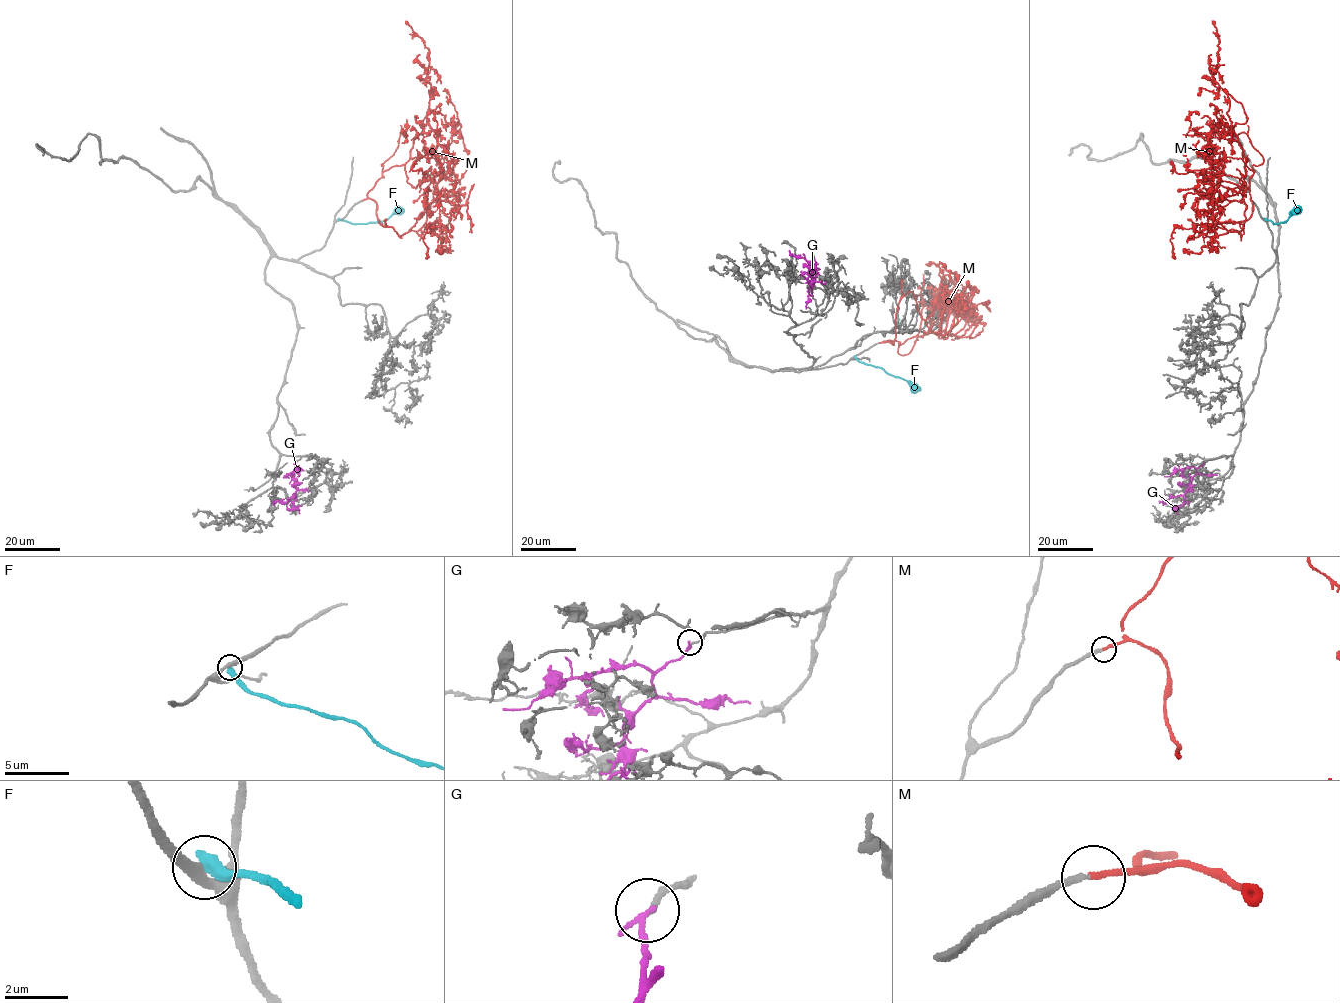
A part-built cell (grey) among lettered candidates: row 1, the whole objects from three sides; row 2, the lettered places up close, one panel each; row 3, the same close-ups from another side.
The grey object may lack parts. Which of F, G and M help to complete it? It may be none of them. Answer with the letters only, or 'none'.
M

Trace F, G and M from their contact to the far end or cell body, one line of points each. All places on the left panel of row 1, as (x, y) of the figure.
F: (338, 219), (367, 224), (386, 220), (404, 209)
G: (295, 462), (293, 477), (297, 490), (295, 496), (286, 501), (273, 503)
M: (363, 200), (375, 202), (379, 223), (391, 227), (399, 236), (423, 225), (452, 136), (461, 127), (444, 90)

